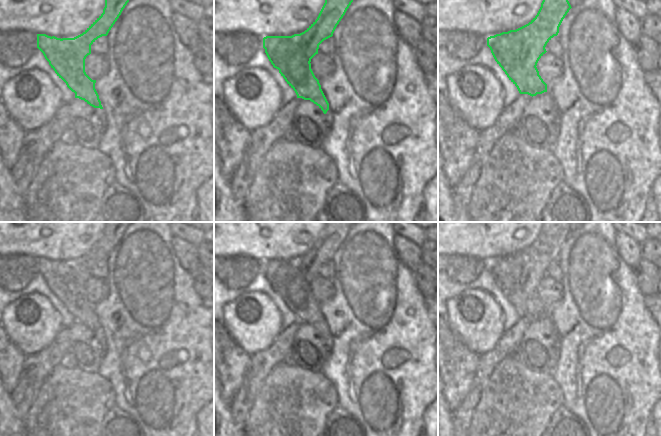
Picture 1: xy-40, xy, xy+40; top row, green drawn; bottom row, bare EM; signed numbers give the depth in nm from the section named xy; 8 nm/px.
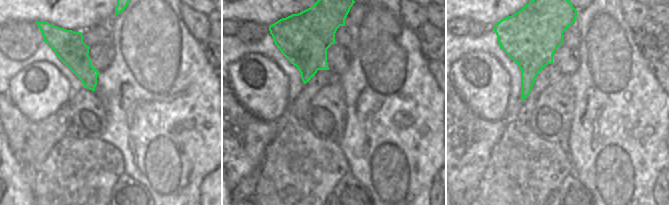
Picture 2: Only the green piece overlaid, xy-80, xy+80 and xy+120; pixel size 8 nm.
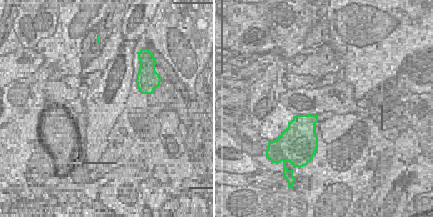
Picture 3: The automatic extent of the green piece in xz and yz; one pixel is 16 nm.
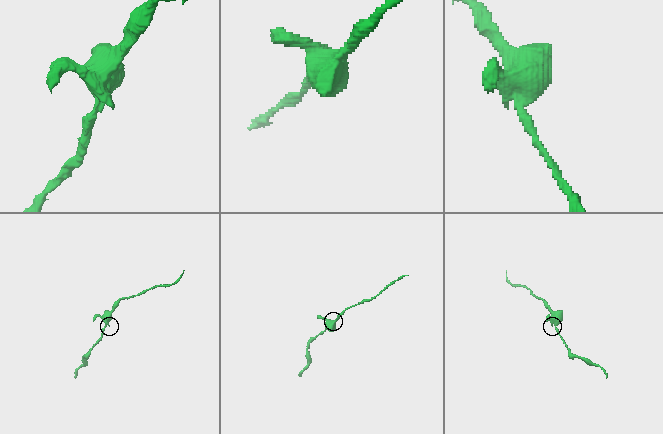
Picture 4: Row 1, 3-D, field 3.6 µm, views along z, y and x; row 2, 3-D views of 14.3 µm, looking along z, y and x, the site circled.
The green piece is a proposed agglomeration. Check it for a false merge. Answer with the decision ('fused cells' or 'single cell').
fused cells

